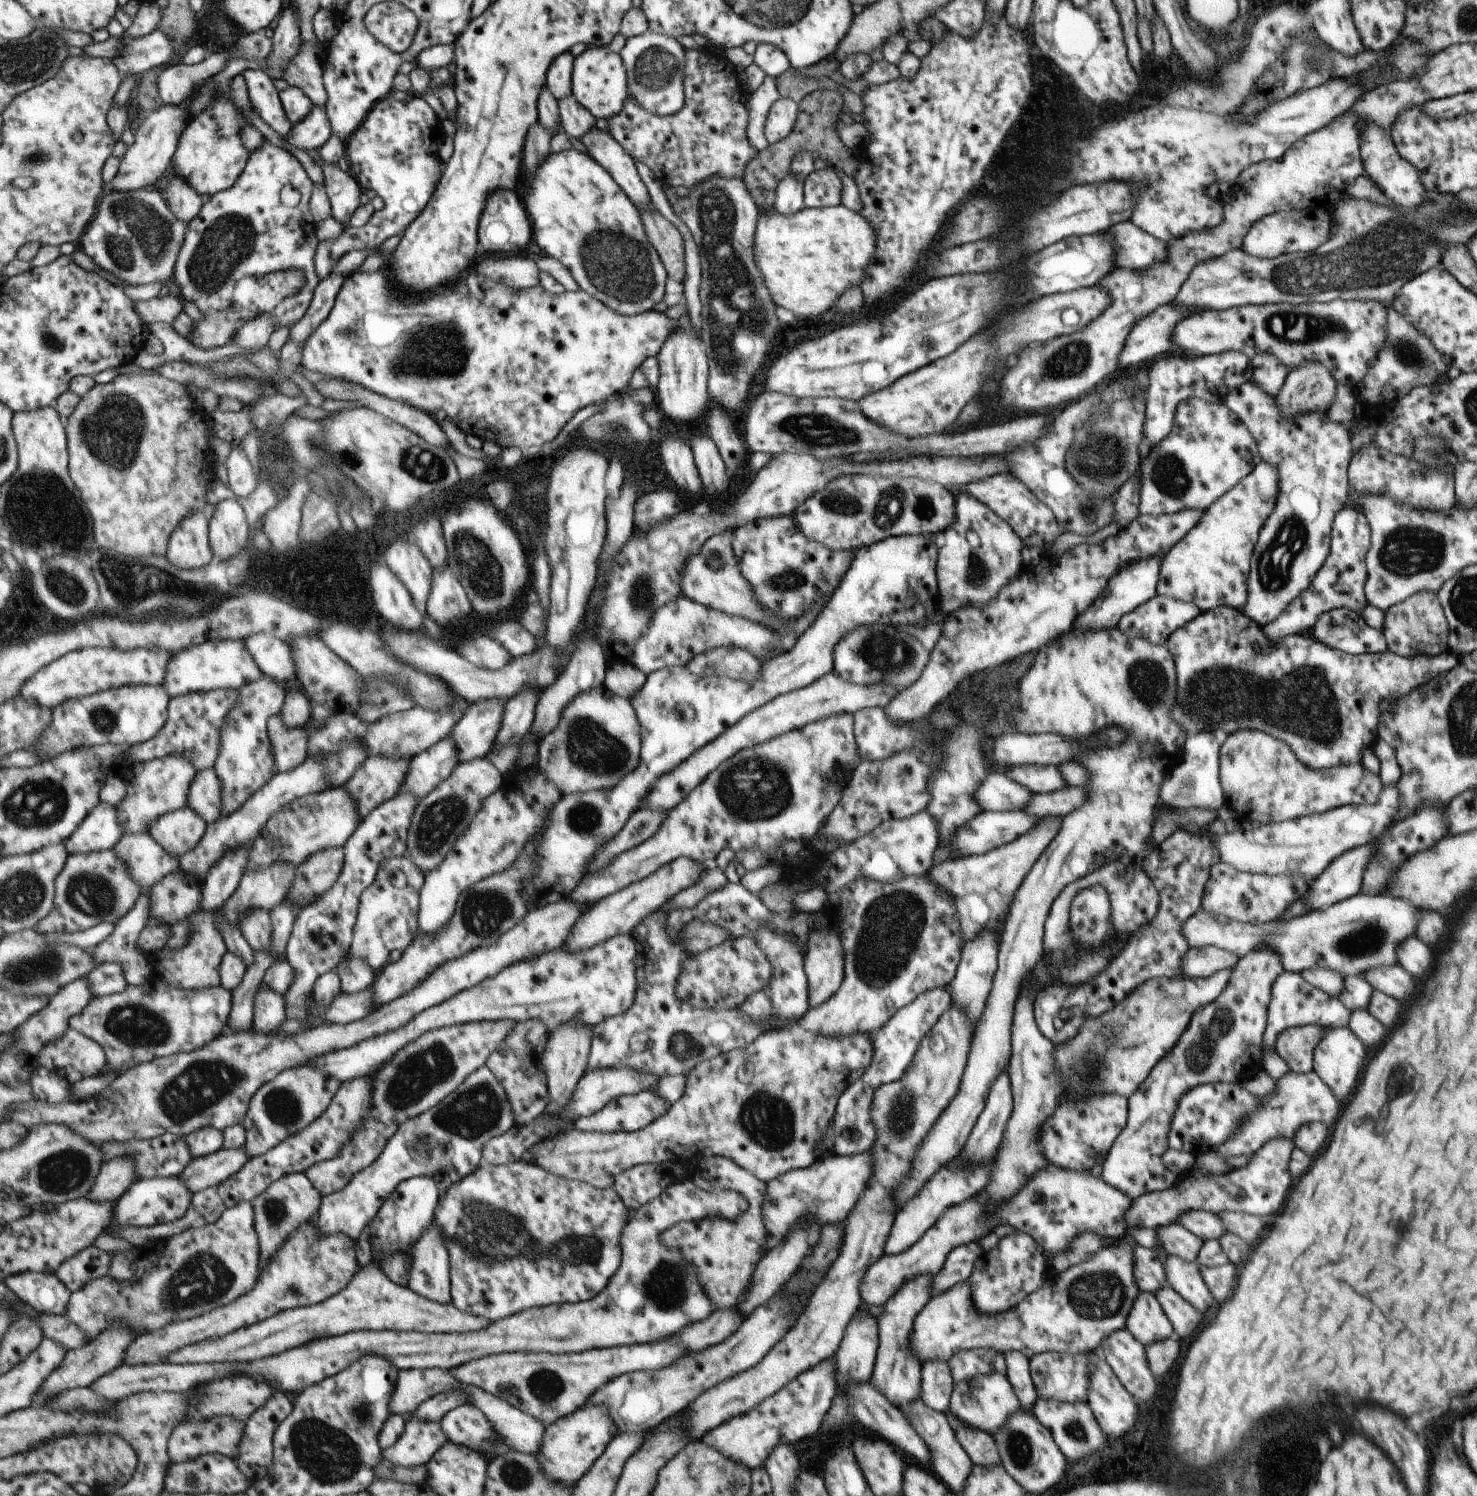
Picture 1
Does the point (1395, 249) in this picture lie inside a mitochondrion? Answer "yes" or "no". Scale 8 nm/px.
yes

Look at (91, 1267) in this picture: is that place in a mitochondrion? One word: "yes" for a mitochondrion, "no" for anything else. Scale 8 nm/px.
no

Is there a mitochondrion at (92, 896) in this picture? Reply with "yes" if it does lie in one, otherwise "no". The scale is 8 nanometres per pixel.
yes

